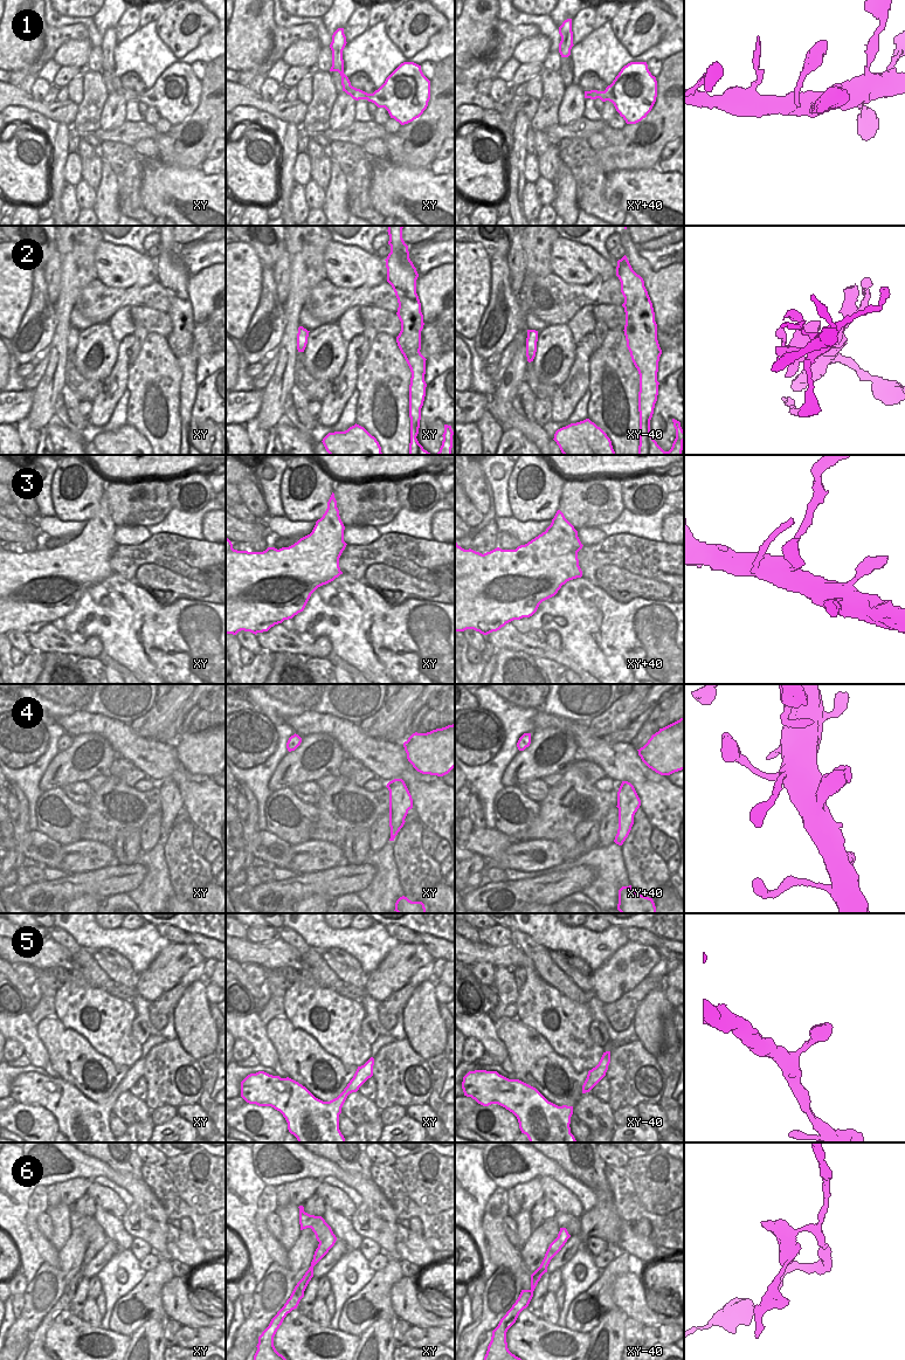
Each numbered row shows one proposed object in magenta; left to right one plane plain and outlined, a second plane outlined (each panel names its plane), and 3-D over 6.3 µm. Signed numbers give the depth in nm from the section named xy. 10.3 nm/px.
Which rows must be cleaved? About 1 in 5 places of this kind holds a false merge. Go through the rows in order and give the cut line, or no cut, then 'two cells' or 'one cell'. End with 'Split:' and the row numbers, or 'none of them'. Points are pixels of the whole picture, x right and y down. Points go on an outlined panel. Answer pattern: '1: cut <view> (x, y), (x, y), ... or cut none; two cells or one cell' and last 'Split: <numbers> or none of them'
1: cut none; one cell
2: cut none; one cell
3: cut none; one cell
4: cut none; one cell
5: cut none; one cell
6: cut xy (318, 1247), (327, 1251); two cells
Split: 6

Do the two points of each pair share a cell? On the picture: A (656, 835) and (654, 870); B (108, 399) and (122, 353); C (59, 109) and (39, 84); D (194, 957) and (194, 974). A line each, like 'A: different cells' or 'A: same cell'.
A: different cells
B: same cell
C: different cells
D: different cells

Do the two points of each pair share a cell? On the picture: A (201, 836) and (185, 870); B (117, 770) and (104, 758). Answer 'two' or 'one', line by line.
A: two
B: two

